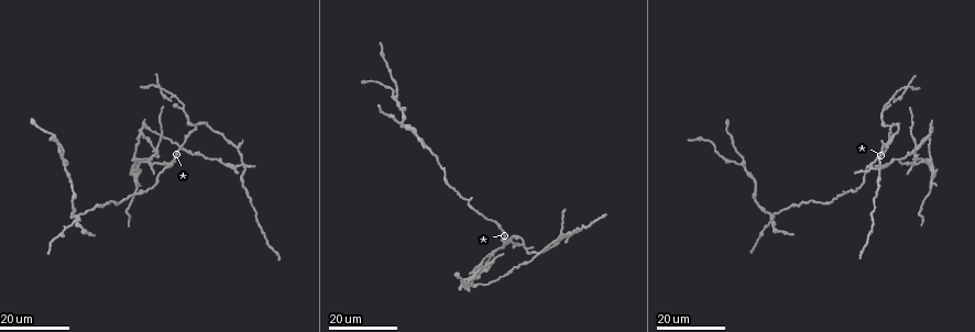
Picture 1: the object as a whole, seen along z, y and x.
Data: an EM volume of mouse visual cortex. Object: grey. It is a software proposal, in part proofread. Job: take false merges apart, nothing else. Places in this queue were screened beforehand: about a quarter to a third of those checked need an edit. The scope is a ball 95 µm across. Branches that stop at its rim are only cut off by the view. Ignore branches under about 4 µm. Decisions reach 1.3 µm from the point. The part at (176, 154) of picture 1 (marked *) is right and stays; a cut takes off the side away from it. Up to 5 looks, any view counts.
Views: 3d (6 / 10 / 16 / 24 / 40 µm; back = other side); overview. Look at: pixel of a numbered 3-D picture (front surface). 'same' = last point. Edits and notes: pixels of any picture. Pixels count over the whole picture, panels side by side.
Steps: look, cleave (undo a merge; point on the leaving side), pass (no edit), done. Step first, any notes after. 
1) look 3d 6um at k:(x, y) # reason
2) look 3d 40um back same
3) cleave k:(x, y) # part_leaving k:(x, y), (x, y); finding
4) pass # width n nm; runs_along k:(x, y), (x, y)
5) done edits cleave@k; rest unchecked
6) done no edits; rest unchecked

look 3d 16um at 1:(889, 125) # side arm on a straight run

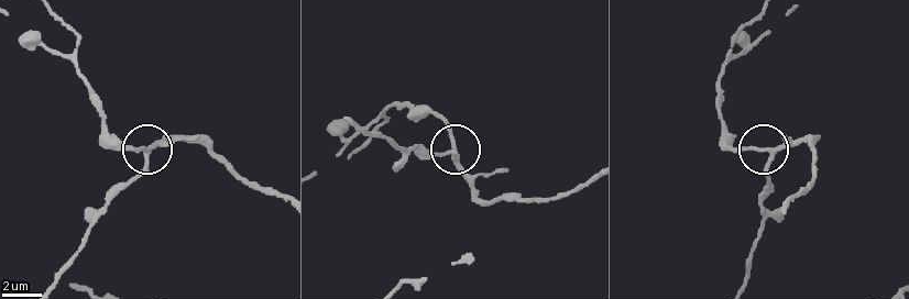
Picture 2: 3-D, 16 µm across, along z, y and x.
look 3d 6um at 2:(770, 150) # zoom in

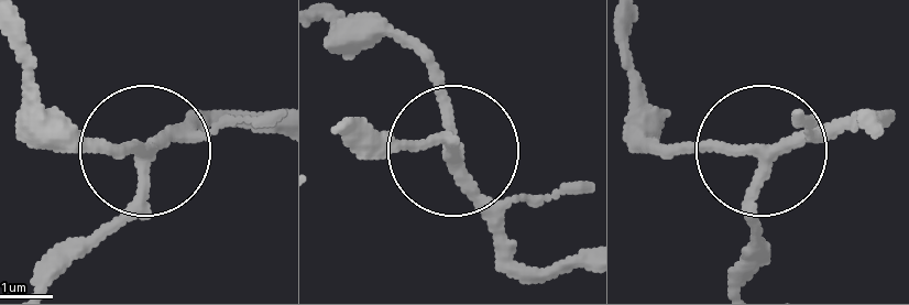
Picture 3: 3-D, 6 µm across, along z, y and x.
pass # arms 3; runs_along 3:(53, 280), (145, 188), (145, 149), (97, 149); continuous, no second neuron

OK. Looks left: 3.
look 3d 16um at 1:(882, 114) # sudden change in width

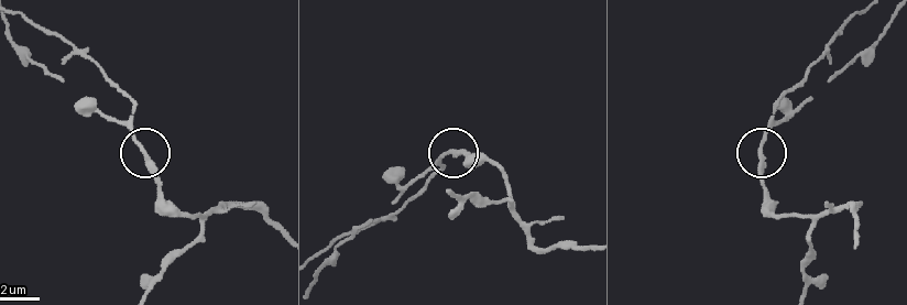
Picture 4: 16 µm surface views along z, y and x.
look 3d 10um at 4:(443, 152)

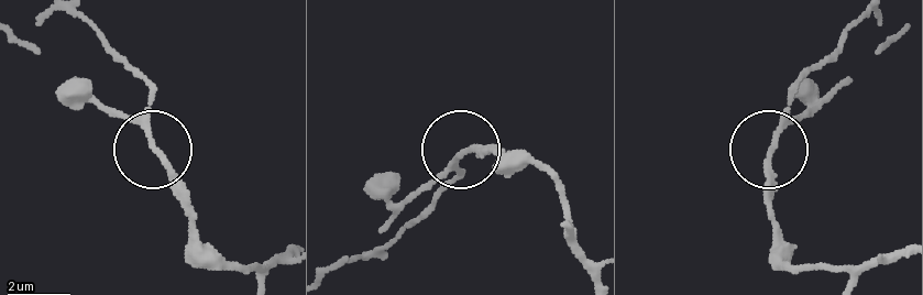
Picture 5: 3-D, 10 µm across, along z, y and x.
pass # runs_along 5:(570, 230), (568, 199), (530, 162), (460, 152), (460, 173); one neuron here

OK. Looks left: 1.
done no edits; rest unchecked

